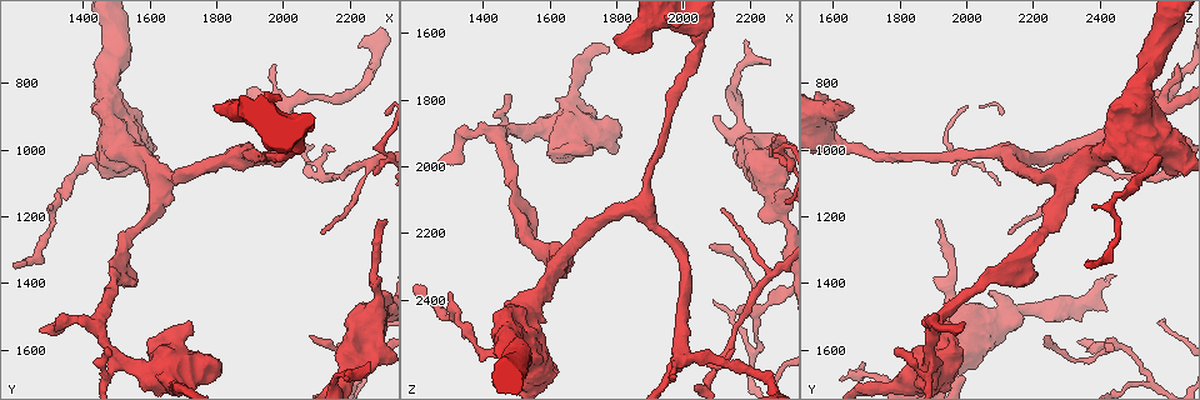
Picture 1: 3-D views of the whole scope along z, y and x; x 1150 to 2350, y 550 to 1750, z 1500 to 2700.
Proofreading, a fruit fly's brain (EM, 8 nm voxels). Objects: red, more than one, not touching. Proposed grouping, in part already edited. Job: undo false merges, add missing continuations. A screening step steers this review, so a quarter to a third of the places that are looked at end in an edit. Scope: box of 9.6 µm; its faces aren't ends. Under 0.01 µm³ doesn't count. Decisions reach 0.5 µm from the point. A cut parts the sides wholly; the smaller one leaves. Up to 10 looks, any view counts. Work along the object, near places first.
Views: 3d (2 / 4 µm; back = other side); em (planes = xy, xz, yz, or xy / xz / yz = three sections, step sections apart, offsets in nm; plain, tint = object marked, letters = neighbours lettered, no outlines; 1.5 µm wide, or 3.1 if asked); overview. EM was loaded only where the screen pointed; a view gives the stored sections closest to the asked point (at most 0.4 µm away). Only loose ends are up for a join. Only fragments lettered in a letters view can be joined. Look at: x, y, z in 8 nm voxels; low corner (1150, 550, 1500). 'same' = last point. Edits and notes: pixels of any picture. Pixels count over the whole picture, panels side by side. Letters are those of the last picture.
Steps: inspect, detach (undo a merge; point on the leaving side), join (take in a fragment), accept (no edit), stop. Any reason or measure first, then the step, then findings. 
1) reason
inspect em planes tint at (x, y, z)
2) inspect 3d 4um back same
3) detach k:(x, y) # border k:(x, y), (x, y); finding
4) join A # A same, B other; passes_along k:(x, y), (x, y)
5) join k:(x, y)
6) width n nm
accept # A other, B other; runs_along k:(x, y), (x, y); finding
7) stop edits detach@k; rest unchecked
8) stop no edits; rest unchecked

branch stops here
inspect em planes tint at (2280, 1080, 1970)

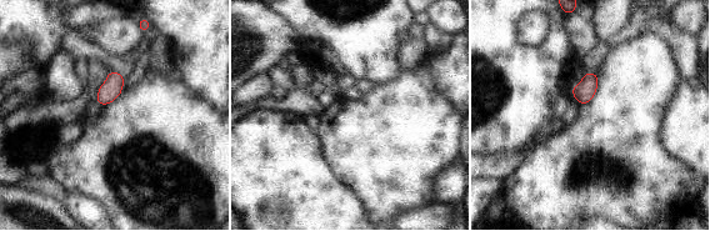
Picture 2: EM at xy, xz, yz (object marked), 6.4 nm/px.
inspect em planes letters same

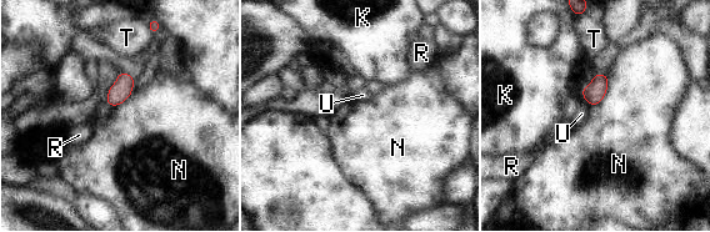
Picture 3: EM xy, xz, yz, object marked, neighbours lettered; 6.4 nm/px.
width 120 nm
accept # K other, N other, R other, T other, U other; border 3:(606, 74), (606, 92), (590, 106); none of them fits

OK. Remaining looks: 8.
free end
inspect 3d 4um back at (1480, 1610, 1780)

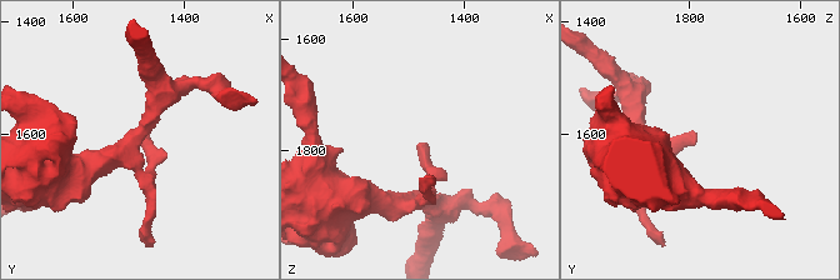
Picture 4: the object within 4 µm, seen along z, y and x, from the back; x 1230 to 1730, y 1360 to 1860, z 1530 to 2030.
need the tissue
inspect em planes letters at (1485, 1615, 1785)

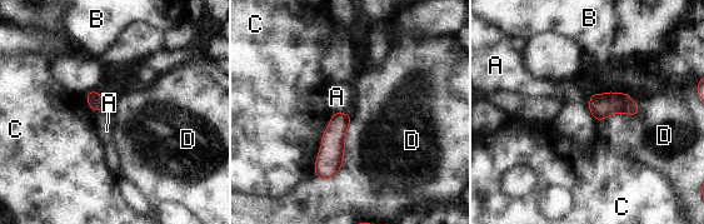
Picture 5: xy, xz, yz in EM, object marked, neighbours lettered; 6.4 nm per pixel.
width 100 nm
accept # A other, B other, C other, D other; border 5:(588, 106), (597, 120); none of them fits

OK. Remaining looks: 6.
calibre changes
inspect em planes plain at (2210, 1590, 2430)

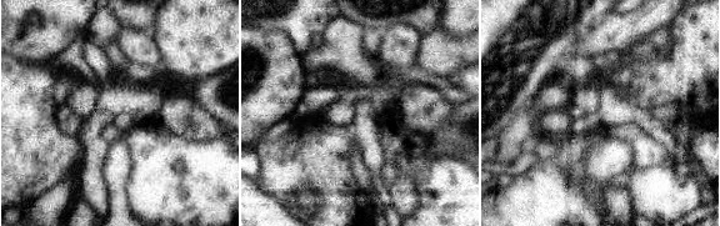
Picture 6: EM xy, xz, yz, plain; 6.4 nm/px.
inspect em planes letters same

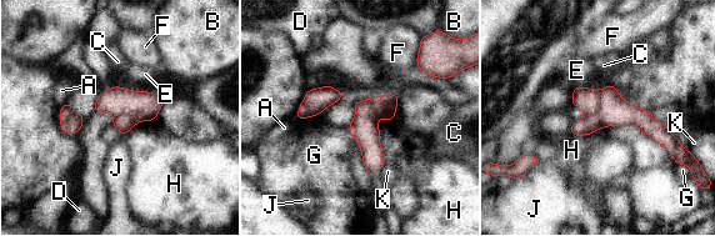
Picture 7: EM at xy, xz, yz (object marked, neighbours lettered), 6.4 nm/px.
width 180 nm
detach 7:(614, 111) # A other, B other, C other, D other, E other, F other, G other, H other, J other, K other; border 7:(598, 91), (599, 109), (585, 116); a second neuron is stuck on

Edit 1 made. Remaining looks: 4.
inspect overview

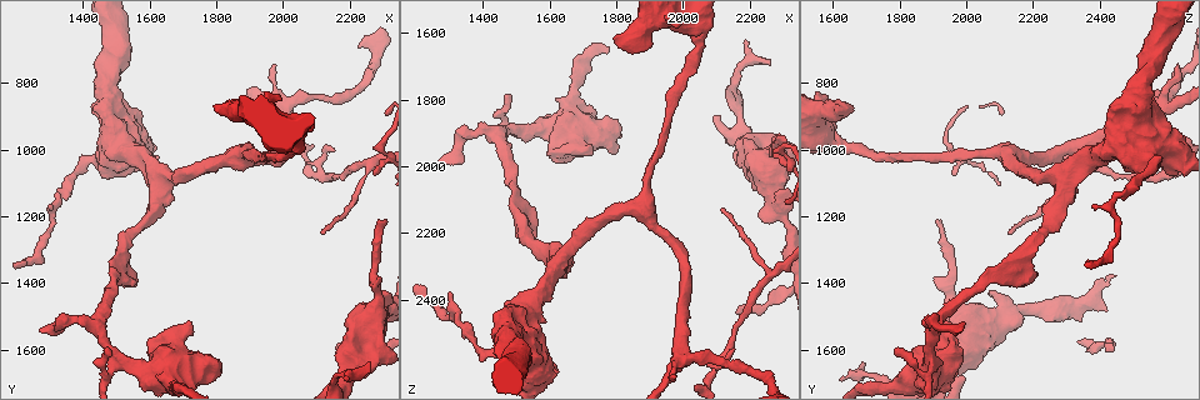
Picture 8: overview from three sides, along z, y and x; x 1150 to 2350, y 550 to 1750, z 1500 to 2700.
thick turns thin
inspect em xz step 8 tint at (1370, 1070, 2530)

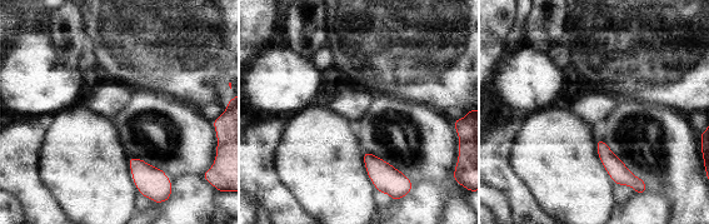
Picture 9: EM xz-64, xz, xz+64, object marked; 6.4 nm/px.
inspect em planes tint same

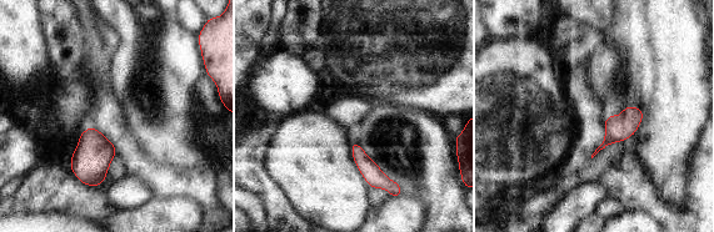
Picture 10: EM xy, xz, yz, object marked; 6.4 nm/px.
inspect em planes letters same

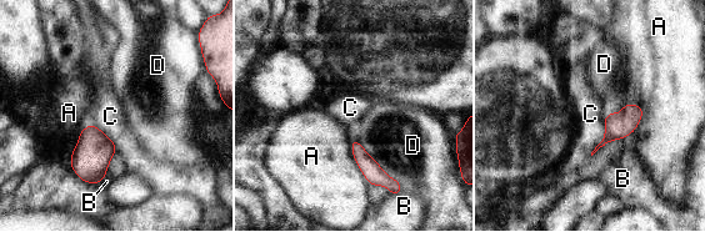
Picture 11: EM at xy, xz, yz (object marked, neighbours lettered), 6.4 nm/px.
width 110 nm
accept # A other, B other, C other, D other; runs_along 11:(355, 145), (363, 160), (398, 188); all the same neuron

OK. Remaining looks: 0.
stop edits detach@7; rest unchecked

